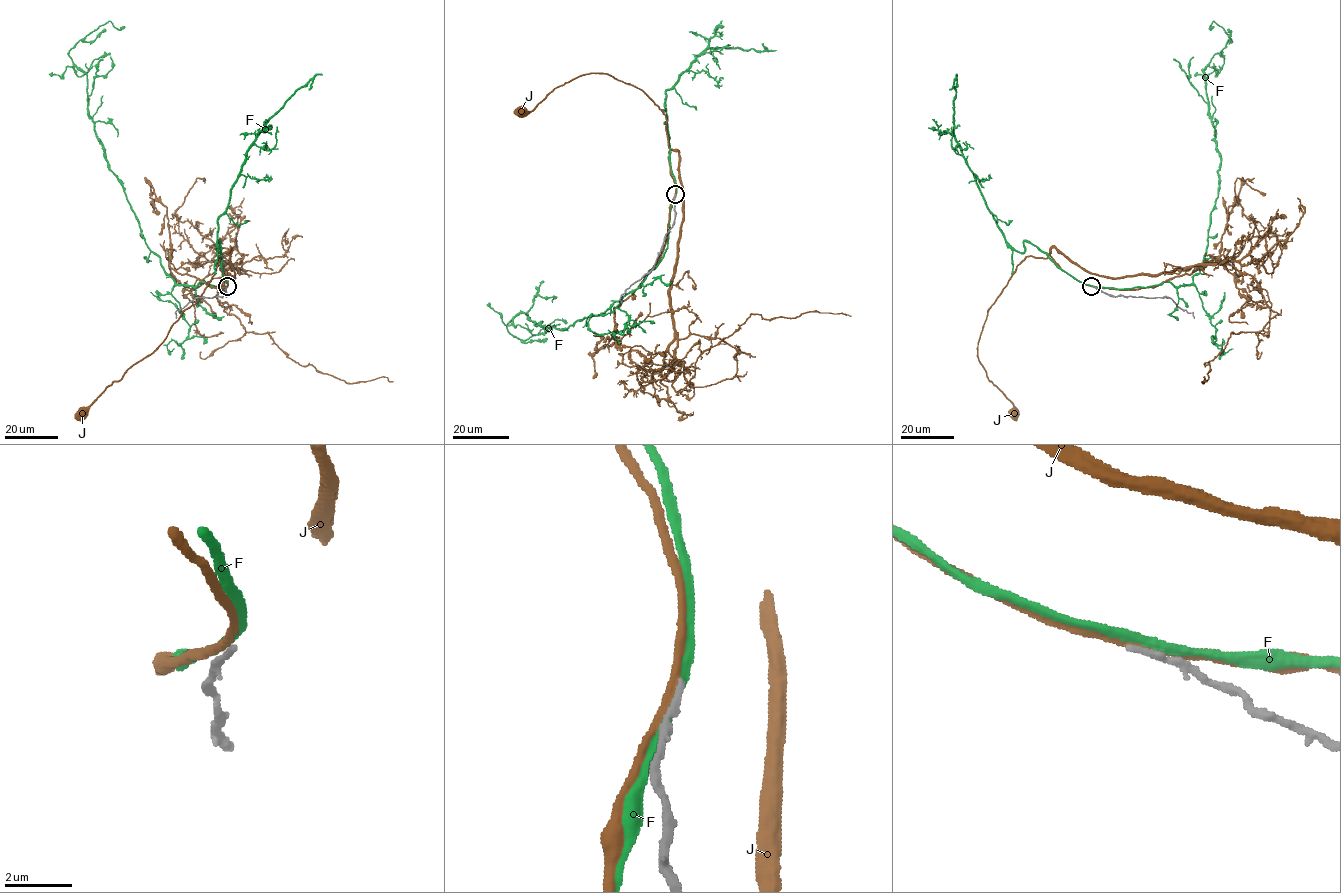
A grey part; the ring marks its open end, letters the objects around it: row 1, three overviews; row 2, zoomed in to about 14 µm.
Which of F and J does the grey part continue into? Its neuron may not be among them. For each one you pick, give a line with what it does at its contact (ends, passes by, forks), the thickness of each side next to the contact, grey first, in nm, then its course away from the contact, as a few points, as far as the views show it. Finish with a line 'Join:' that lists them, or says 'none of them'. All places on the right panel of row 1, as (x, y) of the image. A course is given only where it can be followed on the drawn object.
Join: none of them

